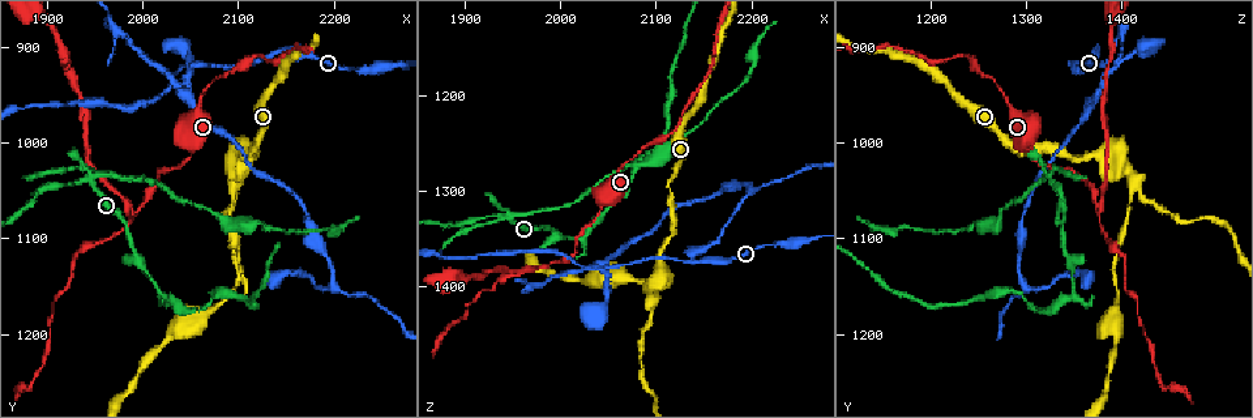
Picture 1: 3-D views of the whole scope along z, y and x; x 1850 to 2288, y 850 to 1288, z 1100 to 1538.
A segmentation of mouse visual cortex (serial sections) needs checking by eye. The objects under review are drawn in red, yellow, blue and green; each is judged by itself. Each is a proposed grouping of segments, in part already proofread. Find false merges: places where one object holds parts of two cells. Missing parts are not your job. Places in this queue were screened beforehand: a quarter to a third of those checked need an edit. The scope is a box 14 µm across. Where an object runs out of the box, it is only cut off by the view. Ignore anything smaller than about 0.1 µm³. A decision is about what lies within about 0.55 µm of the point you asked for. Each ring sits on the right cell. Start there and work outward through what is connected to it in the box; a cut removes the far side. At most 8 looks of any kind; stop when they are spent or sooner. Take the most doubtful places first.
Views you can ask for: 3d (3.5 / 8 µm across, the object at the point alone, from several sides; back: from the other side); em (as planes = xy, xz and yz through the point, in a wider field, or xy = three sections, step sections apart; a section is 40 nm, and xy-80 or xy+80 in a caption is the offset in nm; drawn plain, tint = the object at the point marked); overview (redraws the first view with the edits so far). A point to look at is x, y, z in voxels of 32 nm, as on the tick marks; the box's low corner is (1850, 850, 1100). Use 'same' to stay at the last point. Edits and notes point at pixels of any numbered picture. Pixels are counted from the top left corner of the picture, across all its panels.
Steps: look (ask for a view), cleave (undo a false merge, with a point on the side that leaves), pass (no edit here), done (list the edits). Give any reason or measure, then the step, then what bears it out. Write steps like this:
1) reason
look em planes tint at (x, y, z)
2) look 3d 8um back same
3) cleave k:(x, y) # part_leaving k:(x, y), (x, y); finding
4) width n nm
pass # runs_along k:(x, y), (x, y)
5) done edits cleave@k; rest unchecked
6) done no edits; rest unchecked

narrows sharply
look 3d 3.5um at (2030, 930, 1380)

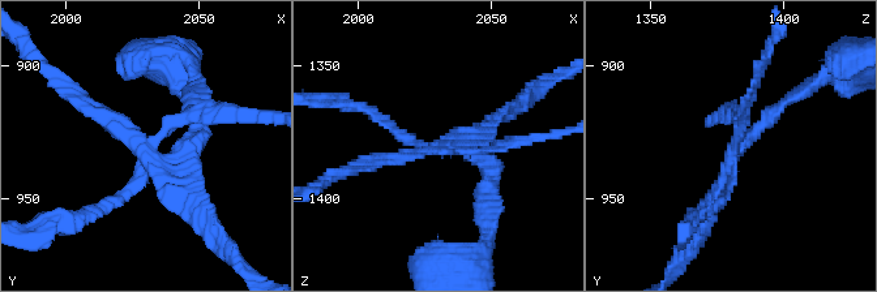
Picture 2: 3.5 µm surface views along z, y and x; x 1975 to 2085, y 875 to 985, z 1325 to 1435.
now the EM
look em xy step 3 tint at (2031, 930, 1382)

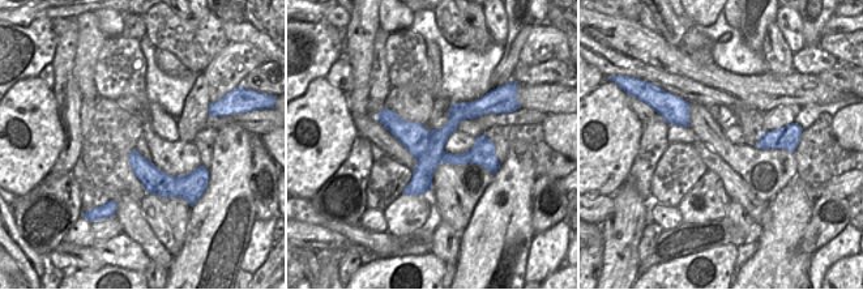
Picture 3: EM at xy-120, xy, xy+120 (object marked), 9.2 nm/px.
cleave 2:(196, 175) # border 3:(431, 133), (430, 148), (417, 158); a second cell is stuck on

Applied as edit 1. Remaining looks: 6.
see it whole again
look overview

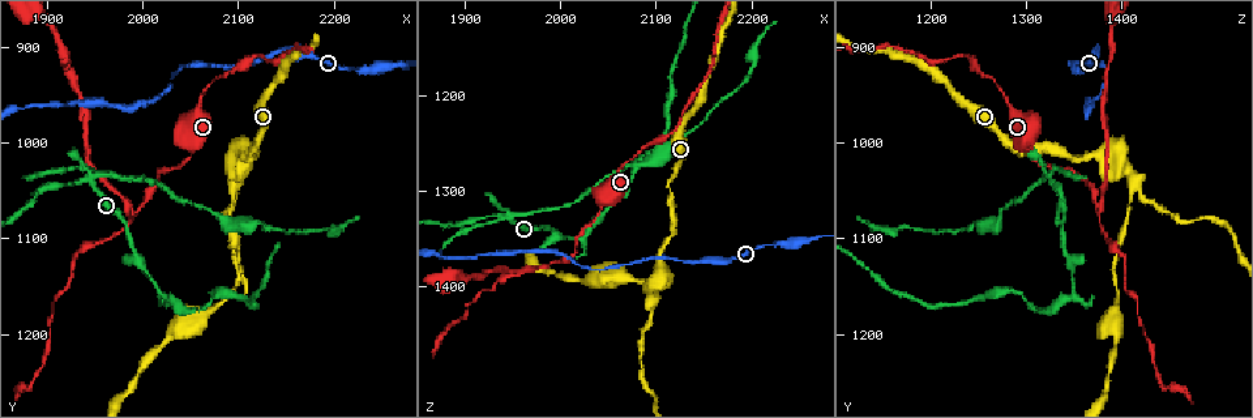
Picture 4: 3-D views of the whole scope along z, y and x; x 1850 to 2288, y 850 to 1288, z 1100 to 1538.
three-way junction
look 3d 8um at (1990, 1070, 1375)

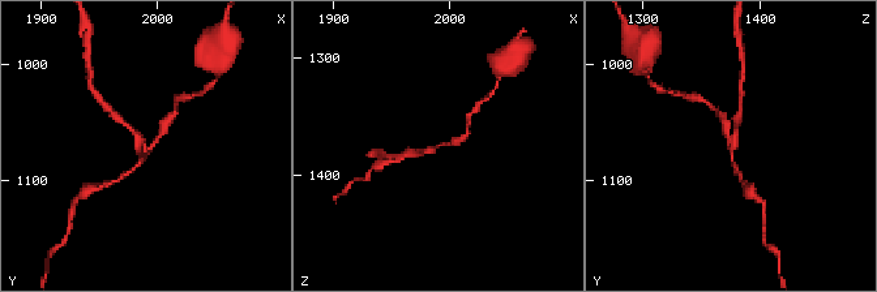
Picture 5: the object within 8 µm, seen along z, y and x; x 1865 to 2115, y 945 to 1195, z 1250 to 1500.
look 3d 3.5um at (1994, 1070, 1372)

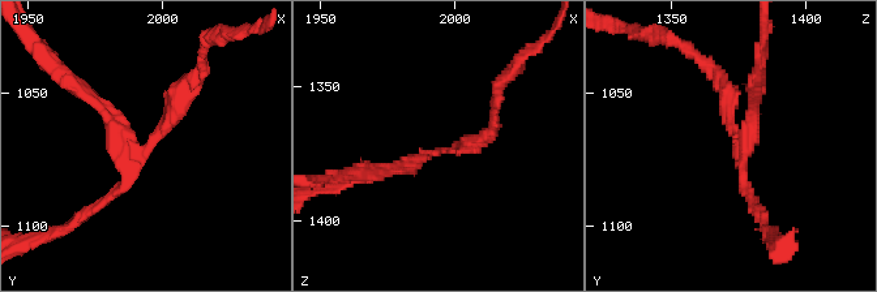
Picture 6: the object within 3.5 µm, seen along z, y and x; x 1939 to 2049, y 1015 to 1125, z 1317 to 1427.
arms 3; arm_widths 150, 150, 200 nm; need the tissue
look em xy step 3 tint at (1994, 1070, 1374)

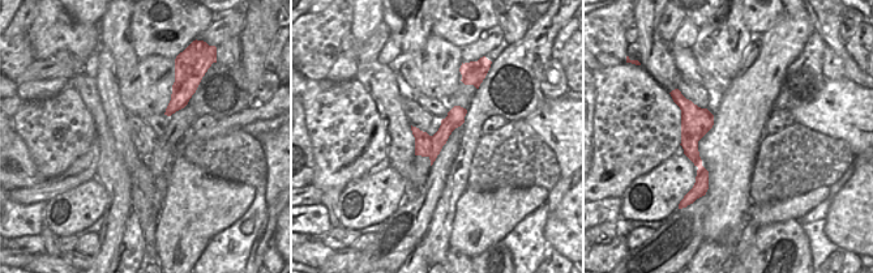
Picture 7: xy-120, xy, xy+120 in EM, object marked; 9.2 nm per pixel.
cleave 6:(752, 121) # part_leaving 6:(736, 149), (753, 121), (760, 56); two cells meet here

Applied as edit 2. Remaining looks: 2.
done edits cleave@2, cleave@6; rest unchecked

